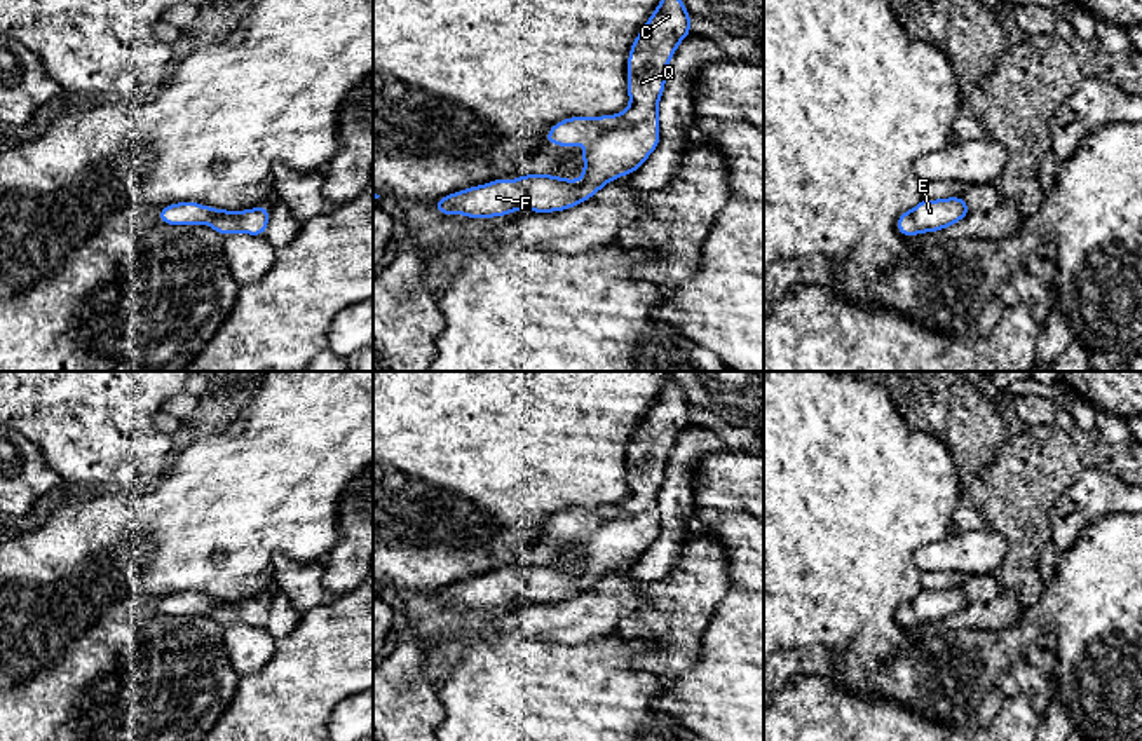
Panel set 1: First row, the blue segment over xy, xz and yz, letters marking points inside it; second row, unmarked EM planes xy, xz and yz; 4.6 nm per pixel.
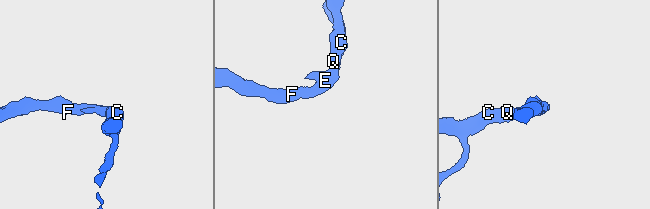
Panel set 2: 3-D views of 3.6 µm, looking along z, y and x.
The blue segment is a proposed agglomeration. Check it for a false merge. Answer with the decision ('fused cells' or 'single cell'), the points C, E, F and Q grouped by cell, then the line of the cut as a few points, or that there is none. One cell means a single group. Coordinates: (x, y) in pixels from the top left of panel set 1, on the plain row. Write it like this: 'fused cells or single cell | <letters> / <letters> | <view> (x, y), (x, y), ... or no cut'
single cell | C E F Q | no cut

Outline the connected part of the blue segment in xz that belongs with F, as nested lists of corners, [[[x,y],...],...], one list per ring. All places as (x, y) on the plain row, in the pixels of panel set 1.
[[[670,377],[629,439],[629,499],[596,509],[568,507],[547,521],[542,534],[588,534],[582,542],[584,565],[579,570],[553,565],[523,565],[516,572],[499,568],[438,589],[434,600],[446,607],[457,603],[476,610],[511,605],[521,598],[534,603],[563,602],[591,589],[608,572],[636,563],[659,535],[657,495],[668,453],[689,425],[690,404]]]

